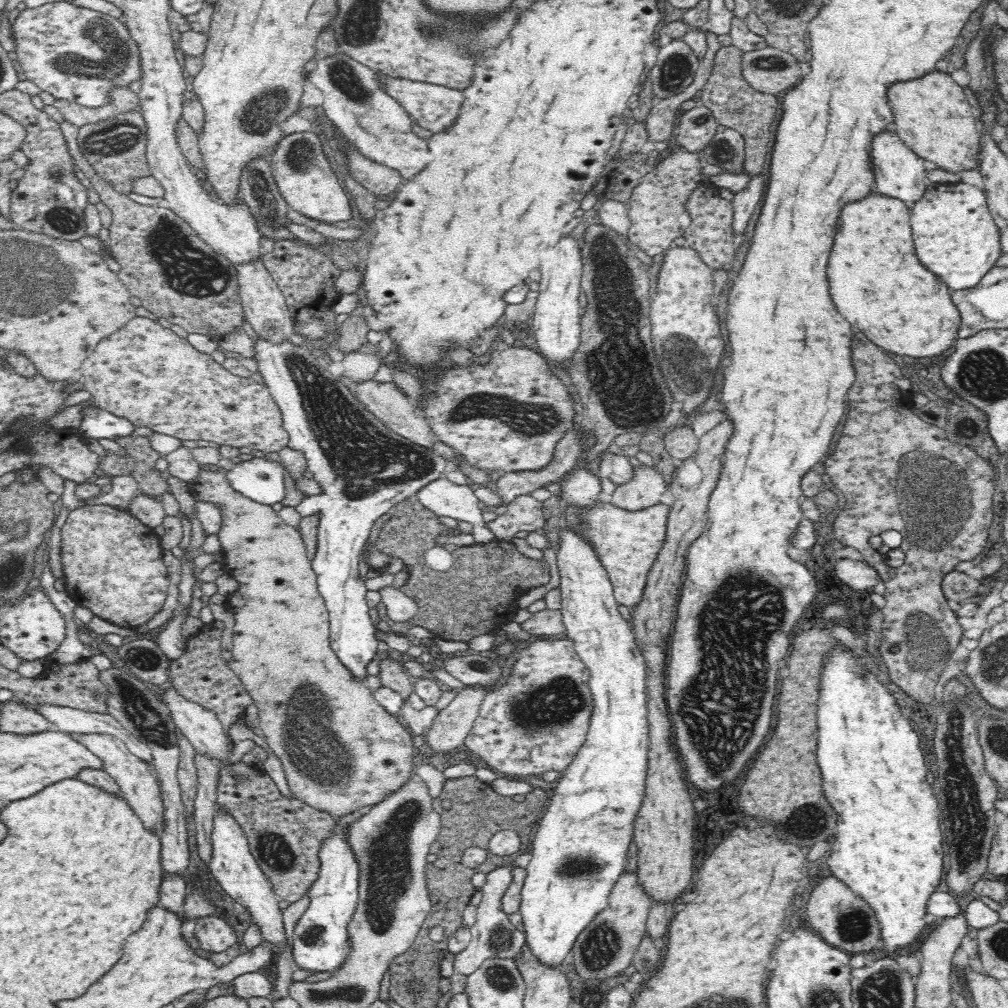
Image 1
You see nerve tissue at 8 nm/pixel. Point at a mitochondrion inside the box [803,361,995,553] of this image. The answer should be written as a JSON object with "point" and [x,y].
{"point":[970,425]}

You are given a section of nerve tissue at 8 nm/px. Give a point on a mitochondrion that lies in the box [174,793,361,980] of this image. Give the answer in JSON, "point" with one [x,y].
{"point":[272,847]}

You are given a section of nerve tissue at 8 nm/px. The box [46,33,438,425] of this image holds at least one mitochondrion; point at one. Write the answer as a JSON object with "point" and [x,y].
{"point":[190,271]}

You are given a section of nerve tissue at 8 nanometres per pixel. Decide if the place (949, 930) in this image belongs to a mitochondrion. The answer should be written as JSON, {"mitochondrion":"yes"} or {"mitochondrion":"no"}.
{"mitochondrion":"no"}

